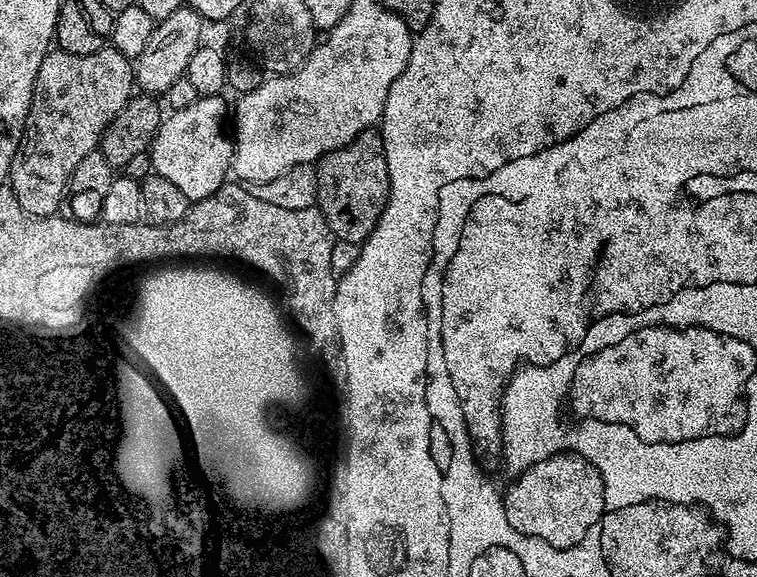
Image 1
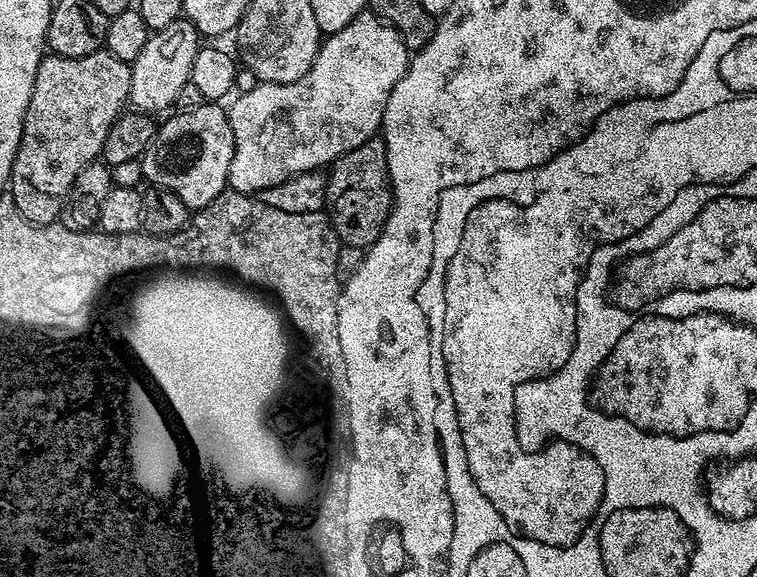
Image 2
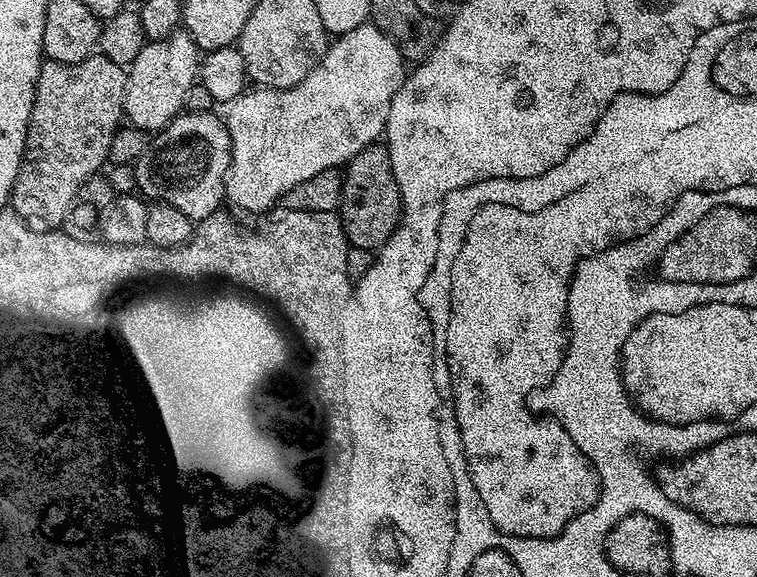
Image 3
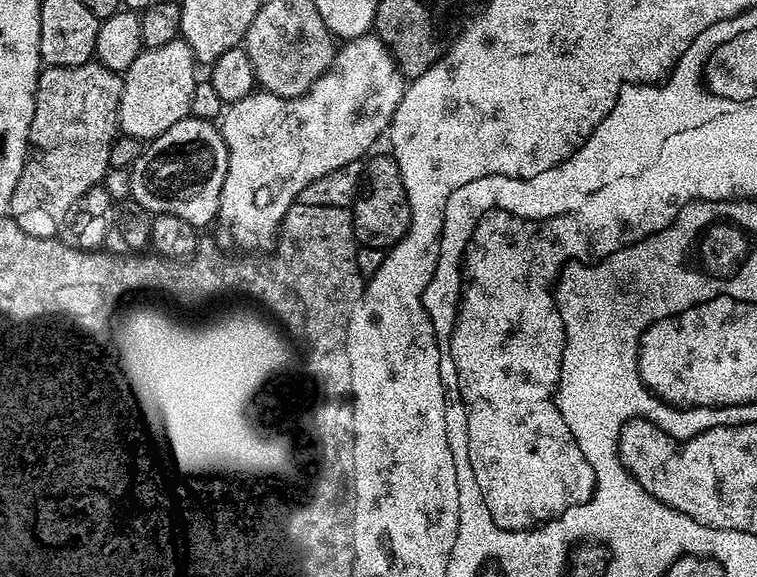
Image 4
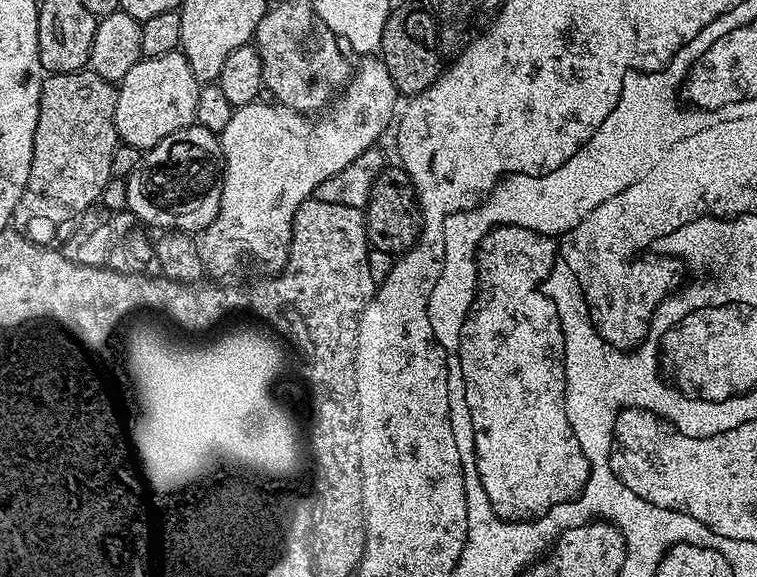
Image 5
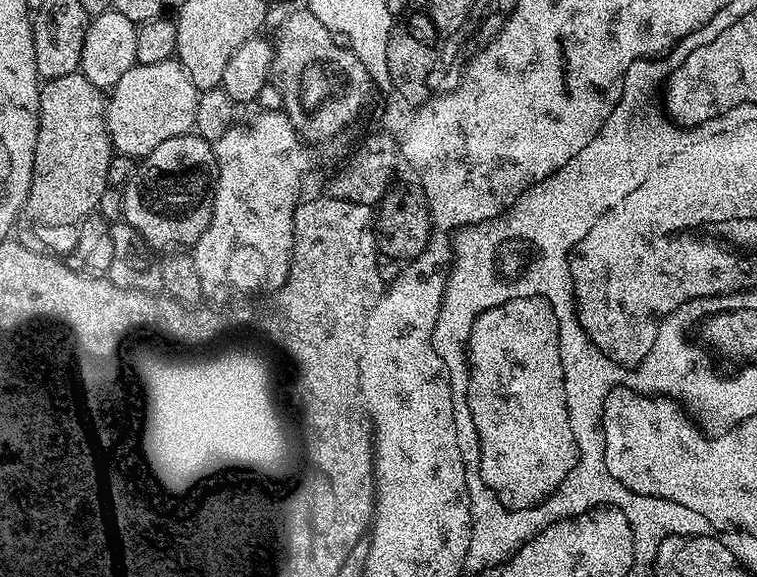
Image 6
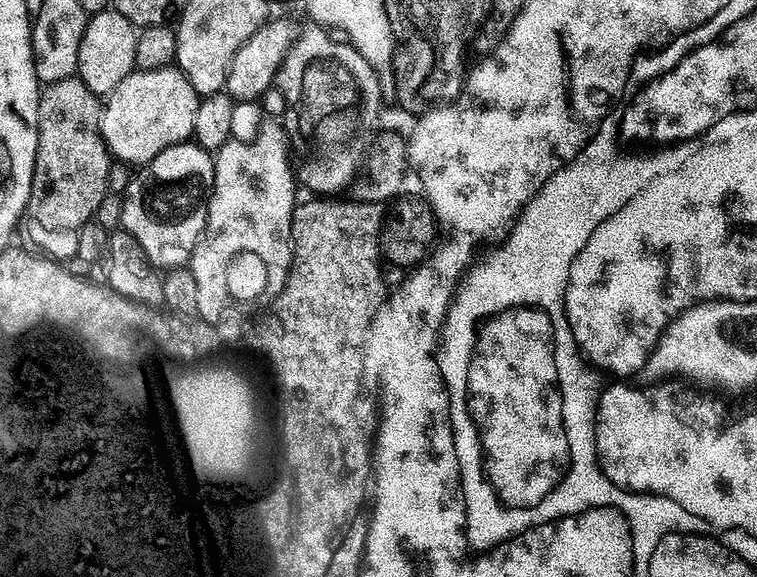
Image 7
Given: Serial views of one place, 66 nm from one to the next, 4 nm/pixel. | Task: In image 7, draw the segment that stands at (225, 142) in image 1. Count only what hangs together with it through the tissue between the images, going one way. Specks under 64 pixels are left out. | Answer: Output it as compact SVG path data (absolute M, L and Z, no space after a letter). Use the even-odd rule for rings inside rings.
M185 142L162 150L162 154L154 157L146 170L137 171L133 175L132 181L128 184L128 191L122 196L124 209L120 222L123 231L130 233L138 242L138 246L142 246L153 268L157 270L182 268L191 261L192 252L200 243L208 221L208 199L214 186L215 165L213 153L195 142Z

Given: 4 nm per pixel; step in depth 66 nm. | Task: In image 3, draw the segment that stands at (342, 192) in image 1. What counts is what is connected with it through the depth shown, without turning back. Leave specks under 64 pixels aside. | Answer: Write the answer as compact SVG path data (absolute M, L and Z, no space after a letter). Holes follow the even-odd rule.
M383 143L371 144L366 150L349 160L344 173L344 199L341 200L338 215L349 245L356 248L379 250L400 226L402 205L400 187L390 166L390 154Z

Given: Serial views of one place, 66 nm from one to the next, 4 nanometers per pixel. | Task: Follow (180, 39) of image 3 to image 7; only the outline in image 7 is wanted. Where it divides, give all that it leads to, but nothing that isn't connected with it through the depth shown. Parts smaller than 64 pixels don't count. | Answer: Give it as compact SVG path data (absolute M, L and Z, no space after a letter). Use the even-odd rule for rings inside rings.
M175 66L145 72L133 70L103 101L100 137L117 161L129 166L147 166L162 150L183 144L192 136L200 101L194 86Z

